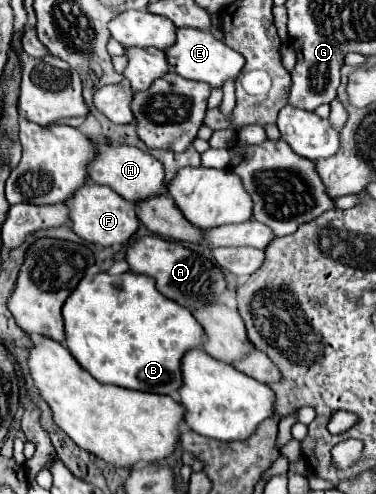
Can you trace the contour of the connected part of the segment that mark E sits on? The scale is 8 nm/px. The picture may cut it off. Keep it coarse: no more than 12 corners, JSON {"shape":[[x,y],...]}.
{"shape":[[178,28],[166,50],[188,80],[222,88],[244,56],[208,30]]}

